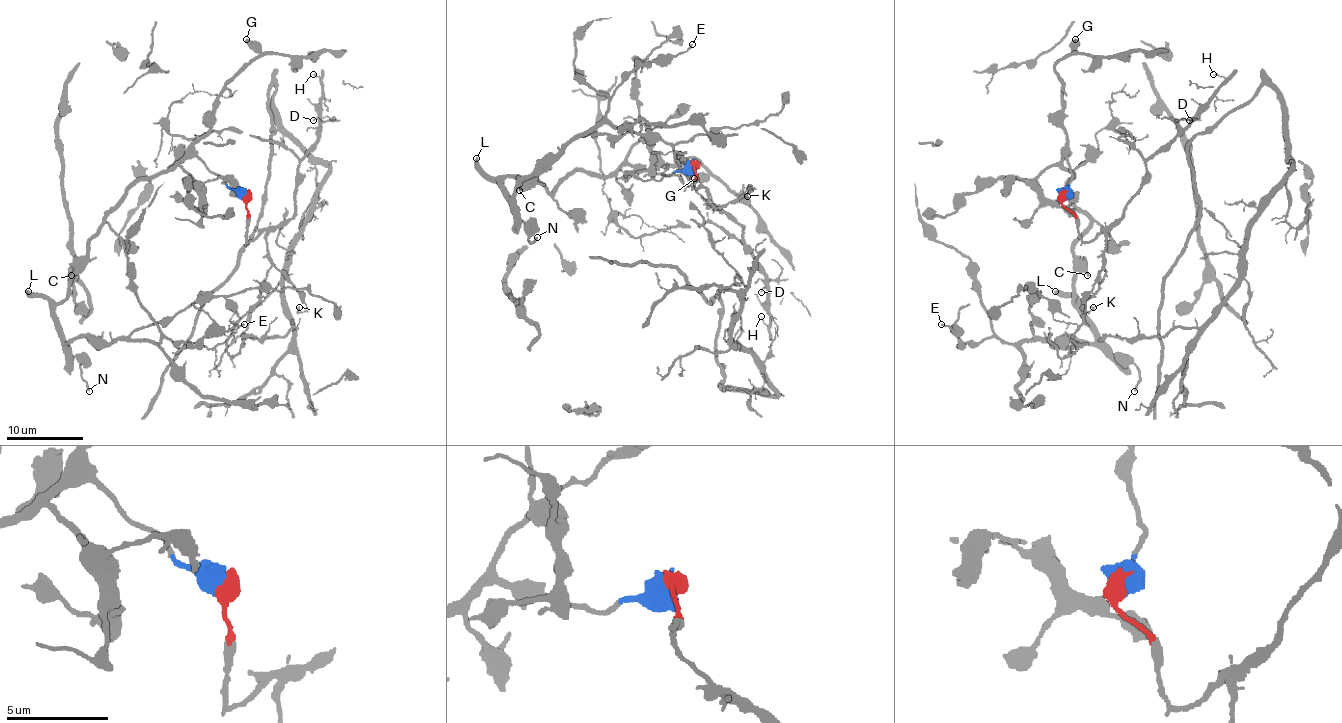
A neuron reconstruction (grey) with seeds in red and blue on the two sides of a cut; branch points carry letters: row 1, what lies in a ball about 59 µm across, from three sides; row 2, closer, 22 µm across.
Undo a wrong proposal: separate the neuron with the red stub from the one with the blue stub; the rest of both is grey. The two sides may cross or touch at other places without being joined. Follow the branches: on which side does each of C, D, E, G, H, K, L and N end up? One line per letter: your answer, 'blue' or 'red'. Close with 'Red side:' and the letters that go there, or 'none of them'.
C: blue
D: red
E: blue
G: blue
H: red
K: red
L: blue
N: blue
Red side: D, H, K

